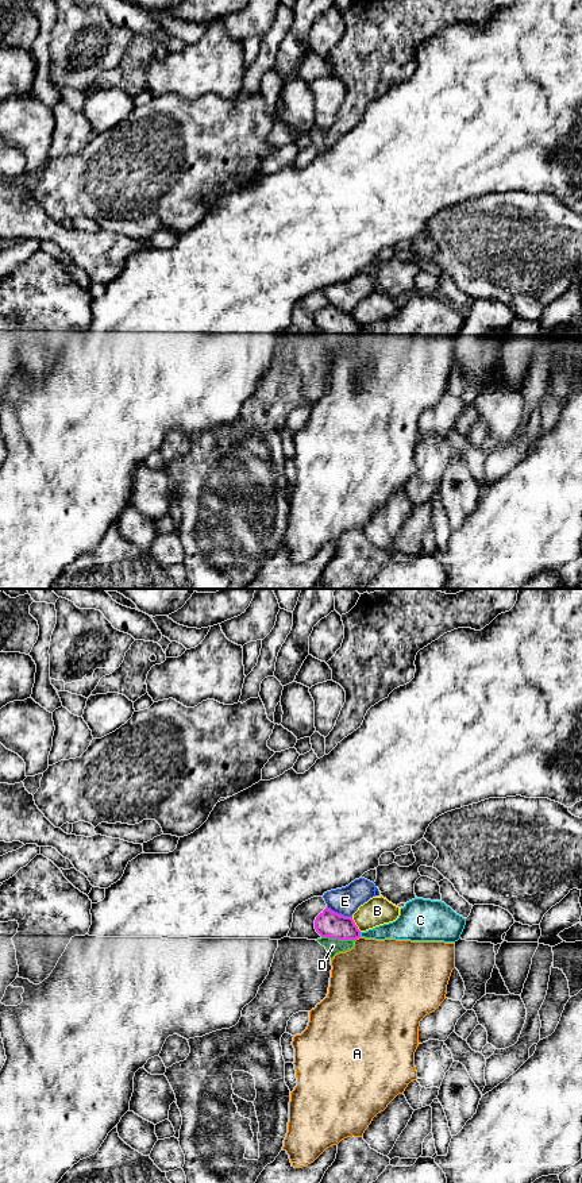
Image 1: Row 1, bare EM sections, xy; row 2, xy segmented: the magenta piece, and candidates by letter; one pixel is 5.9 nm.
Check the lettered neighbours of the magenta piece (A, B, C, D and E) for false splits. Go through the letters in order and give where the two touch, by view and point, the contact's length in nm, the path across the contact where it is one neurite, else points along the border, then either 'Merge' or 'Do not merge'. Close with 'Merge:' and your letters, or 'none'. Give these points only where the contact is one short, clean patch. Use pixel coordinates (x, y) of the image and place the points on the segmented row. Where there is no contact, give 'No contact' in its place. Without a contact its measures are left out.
A: Touches magenta at xy (357, 937). Shared border 50 nm. Boundary: xy (359, 936), (354, 941). Do not merge
B: Touches magenta at xy (354, 924). Shared border 110 nm. Boundary: xy (351, 917), (361, 931). Do not merge
C: Touches magenta at xy (359, 935). Shared border 30 nm. Do not merge
D: Touches magenta at xy (338, 939). Shared border 200 nm. Path across: xy (328, 924), (338, 939), (332, 945). Merge
E: Touches magenta at xy (339, 914). Shared border 170 nm. Do not merge
Merge: D

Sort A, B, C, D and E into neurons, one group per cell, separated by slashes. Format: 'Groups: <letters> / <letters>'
Groups: A C / B / D / E

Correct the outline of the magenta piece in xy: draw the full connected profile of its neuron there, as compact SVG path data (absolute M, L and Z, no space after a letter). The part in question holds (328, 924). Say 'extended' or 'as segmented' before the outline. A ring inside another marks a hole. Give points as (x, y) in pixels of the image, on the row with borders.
extended; M328 908L316 917L315 929L321 936L316 941L325 947L331 960L336 953L351 949L361 937L352 917L344 917Z

